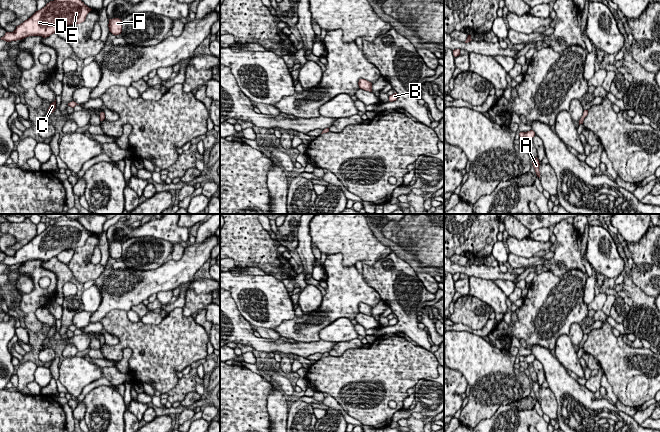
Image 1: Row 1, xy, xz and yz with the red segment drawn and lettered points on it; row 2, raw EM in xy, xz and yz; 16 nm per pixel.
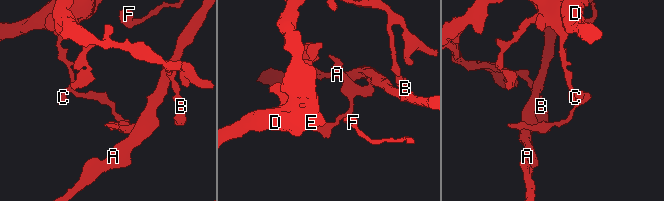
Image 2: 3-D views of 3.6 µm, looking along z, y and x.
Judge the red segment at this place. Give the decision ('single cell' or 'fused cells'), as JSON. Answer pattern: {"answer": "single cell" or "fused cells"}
{"answer": "fused cells"}

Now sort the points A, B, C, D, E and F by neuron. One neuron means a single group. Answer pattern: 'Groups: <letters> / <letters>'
Groups: A F / B C D E

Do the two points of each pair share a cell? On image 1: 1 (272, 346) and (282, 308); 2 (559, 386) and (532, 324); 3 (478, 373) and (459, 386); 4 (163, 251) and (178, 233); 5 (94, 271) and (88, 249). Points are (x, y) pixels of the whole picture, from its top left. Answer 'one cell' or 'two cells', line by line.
1: two cells
2: two cells
3: two cells
4: two cells
5: one cell

